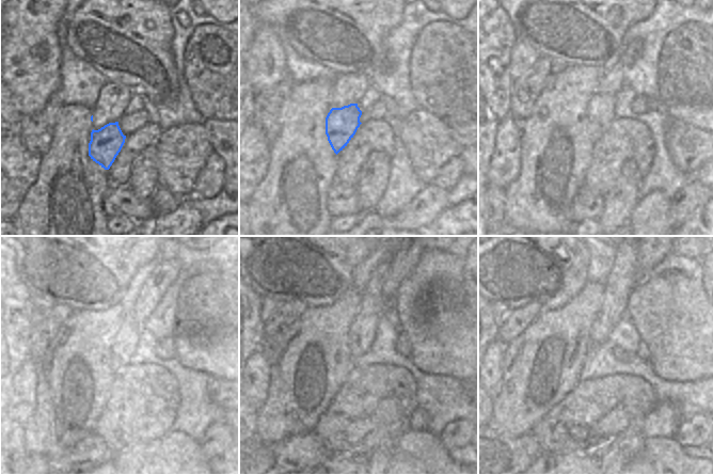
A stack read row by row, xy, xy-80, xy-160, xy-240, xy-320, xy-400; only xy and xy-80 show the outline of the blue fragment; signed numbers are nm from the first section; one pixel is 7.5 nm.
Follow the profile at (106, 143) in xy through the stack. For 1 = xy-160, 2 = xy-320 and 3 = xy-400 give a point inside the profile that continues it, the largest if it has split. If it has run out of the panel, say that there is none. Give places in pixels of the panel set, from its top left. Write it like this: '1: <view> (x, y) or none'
1: xy-160 (576, 117)
2: xy-320 (361, 334)
3: xy-400 (622, 278)

